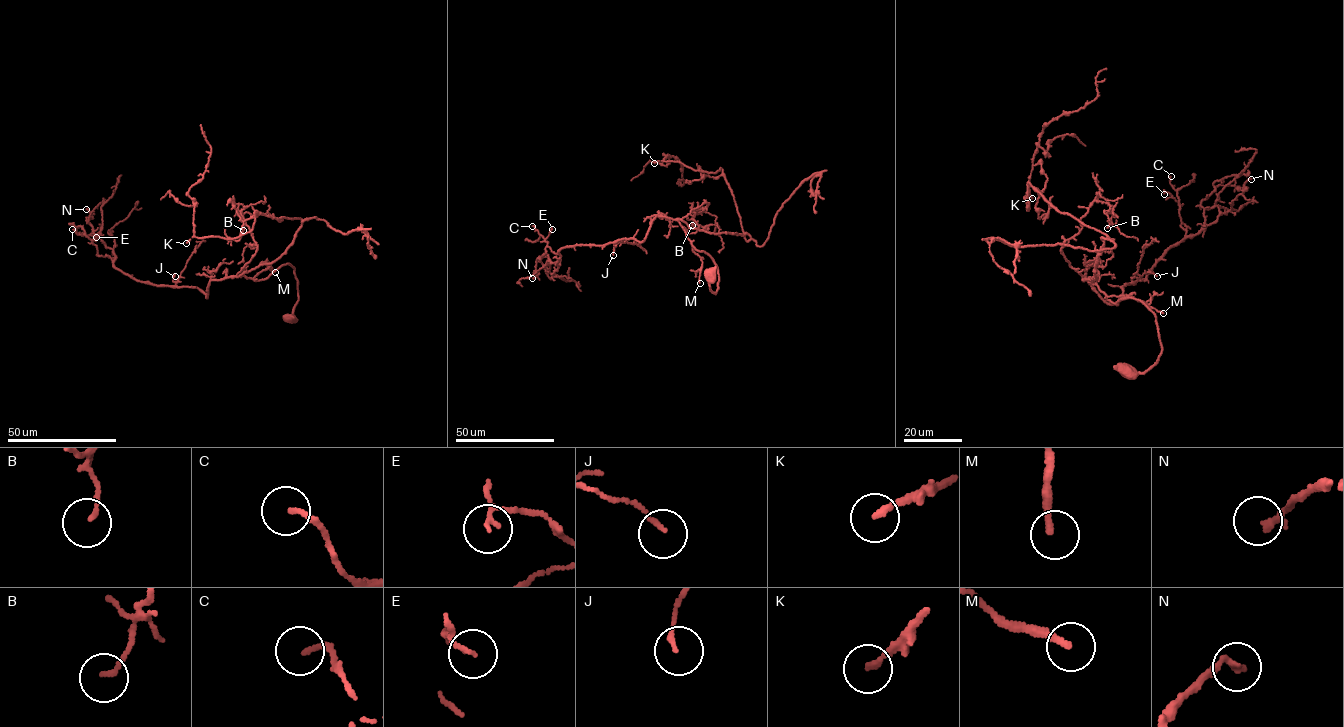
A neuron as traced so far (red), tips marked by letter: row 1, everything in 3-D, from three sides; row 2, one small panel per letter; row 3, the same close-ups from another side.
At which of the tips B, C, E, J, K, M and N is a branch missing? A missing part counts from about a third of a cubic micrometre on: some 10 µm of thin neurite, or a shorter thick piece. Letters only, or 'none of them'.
M

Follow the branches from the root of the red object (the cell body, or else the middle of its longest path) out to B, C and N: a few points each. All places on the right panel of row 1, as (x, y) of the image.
B: (1126, 370), (1158, 359), (1156, 316), (1139, 300), (1108, 300), (1061, 249), (1095, 200), (1109, 206), (1107, 228)
C: (1126, 370), (1158, 359), (1156, 316), (1084, 277), (1115, 303), (1184, 238), (1171, 176)
N: (1126, 370), (1158, 359), (1156, 316), (1084, 277), (1115, 303), (1201, 229), (1215, 186), (1251, 179)

